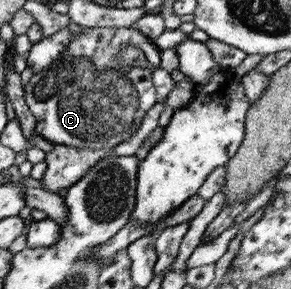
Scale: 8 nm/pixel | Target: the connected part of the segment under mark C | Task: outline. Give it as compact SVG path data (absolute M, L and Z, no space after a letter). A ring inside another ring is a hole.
M94 28L86 29L78 35L71 35L70 44L53 62L42 76L42 82L32 80L32 96L26 84L24 99L30 106L30 112L36 119L35 131L42 138L51 141L54 145L66 144L78 148L113 148L121 142L130 140L146 116L146 112L158 102L156 88L152 83L152 71L160 68L161 49L152 39L144 36L138 29L133 28ZM133 44L141 48L149 59L149 66L144 70L132 68L121 63L117 56L123 46Z

